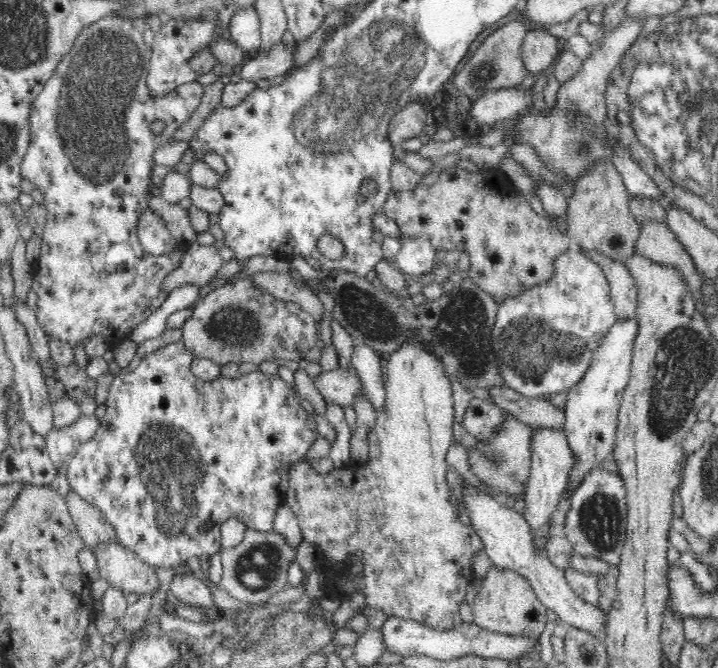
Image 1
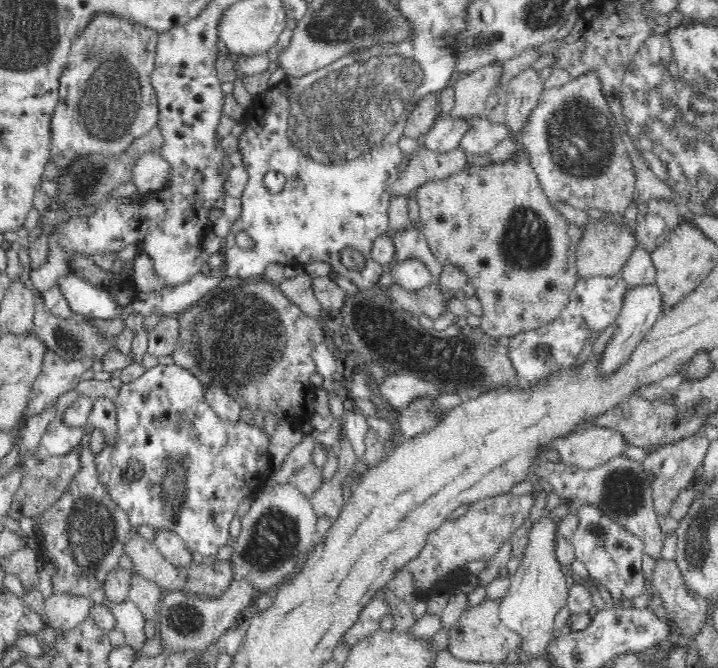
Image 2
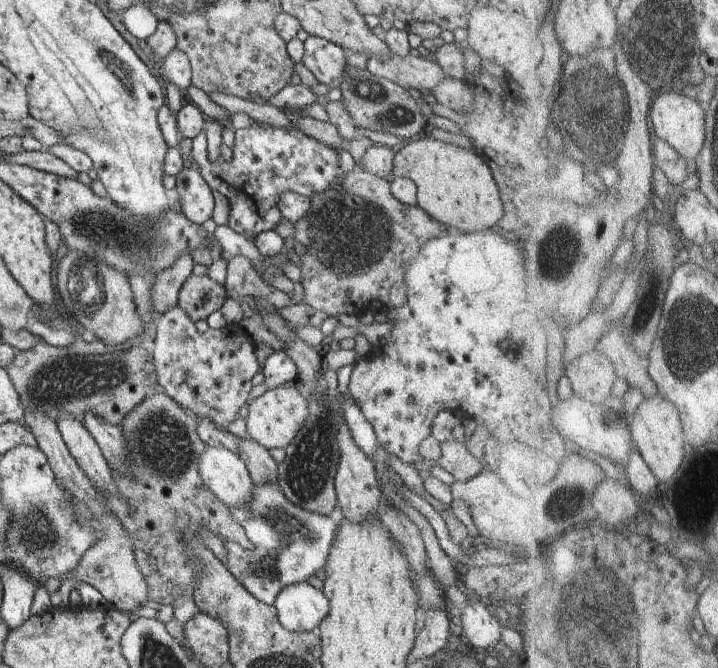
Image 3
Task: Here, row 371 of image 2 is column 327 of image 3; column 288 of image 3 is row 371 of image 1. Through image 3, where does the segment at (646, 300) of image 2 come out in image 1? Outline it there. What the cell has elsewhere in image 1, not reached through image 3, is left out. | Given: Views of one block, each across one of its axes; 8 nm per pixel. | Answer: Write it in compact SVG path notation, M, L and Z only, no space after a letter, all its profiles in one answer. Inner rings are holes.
M636 317L617 319L605 332L600 344L591 357L590 368L583 374L583 378L568 390L565 405L566 421L563 427L566 439L572 453L576 455L576 464L572 466L569 484L564 490L574 491L584 482L587 474L594 468L601 466L602 460L613 452L618 428L618 414L622 396L631 376L631 363L636 336L638 335L638 321Z

